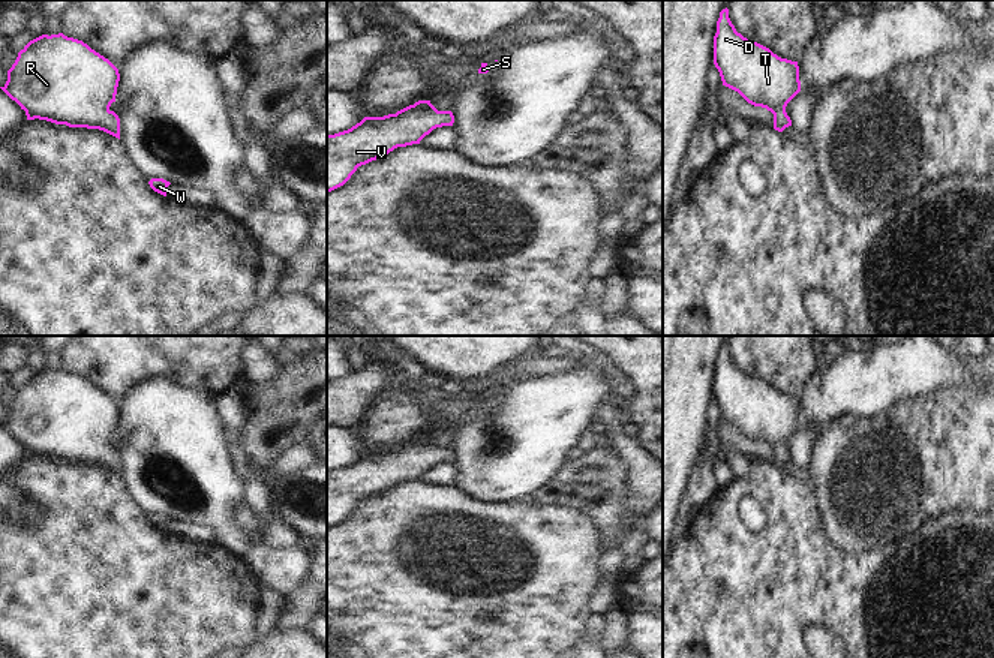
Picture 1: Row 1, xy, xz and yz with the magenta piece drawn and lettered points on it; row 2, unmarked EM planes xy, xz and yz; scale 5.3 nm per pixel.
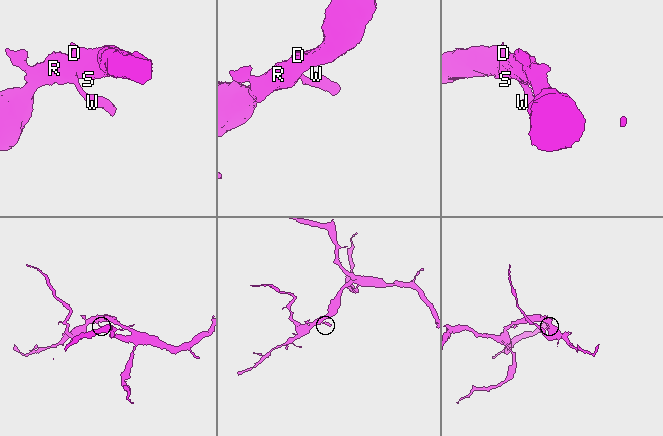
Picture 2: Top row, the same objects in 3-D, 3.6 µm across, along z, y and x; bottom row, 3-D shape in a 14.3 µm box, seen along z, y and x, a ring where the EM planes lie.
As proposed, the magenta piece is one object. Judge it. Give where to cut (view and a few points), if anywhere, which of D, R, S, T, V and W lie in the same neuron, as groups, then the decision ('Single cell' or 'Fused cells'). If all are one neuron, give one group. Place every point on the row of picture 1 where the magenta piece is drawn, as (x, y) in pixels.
No split. Groups: D R S T V W. Single cell

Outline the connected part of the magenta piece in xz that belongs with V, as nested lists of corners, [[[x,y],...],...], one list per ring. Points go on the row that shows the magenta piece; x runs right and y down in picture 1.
[[[418,100],[396,114],[364,117],[348,130],[327,135],[327,193],[343,186],[358,166],[376,160],[397,147],[420,144],[433,129],[453,126],[451,111],[438,111],[430,100]]]

